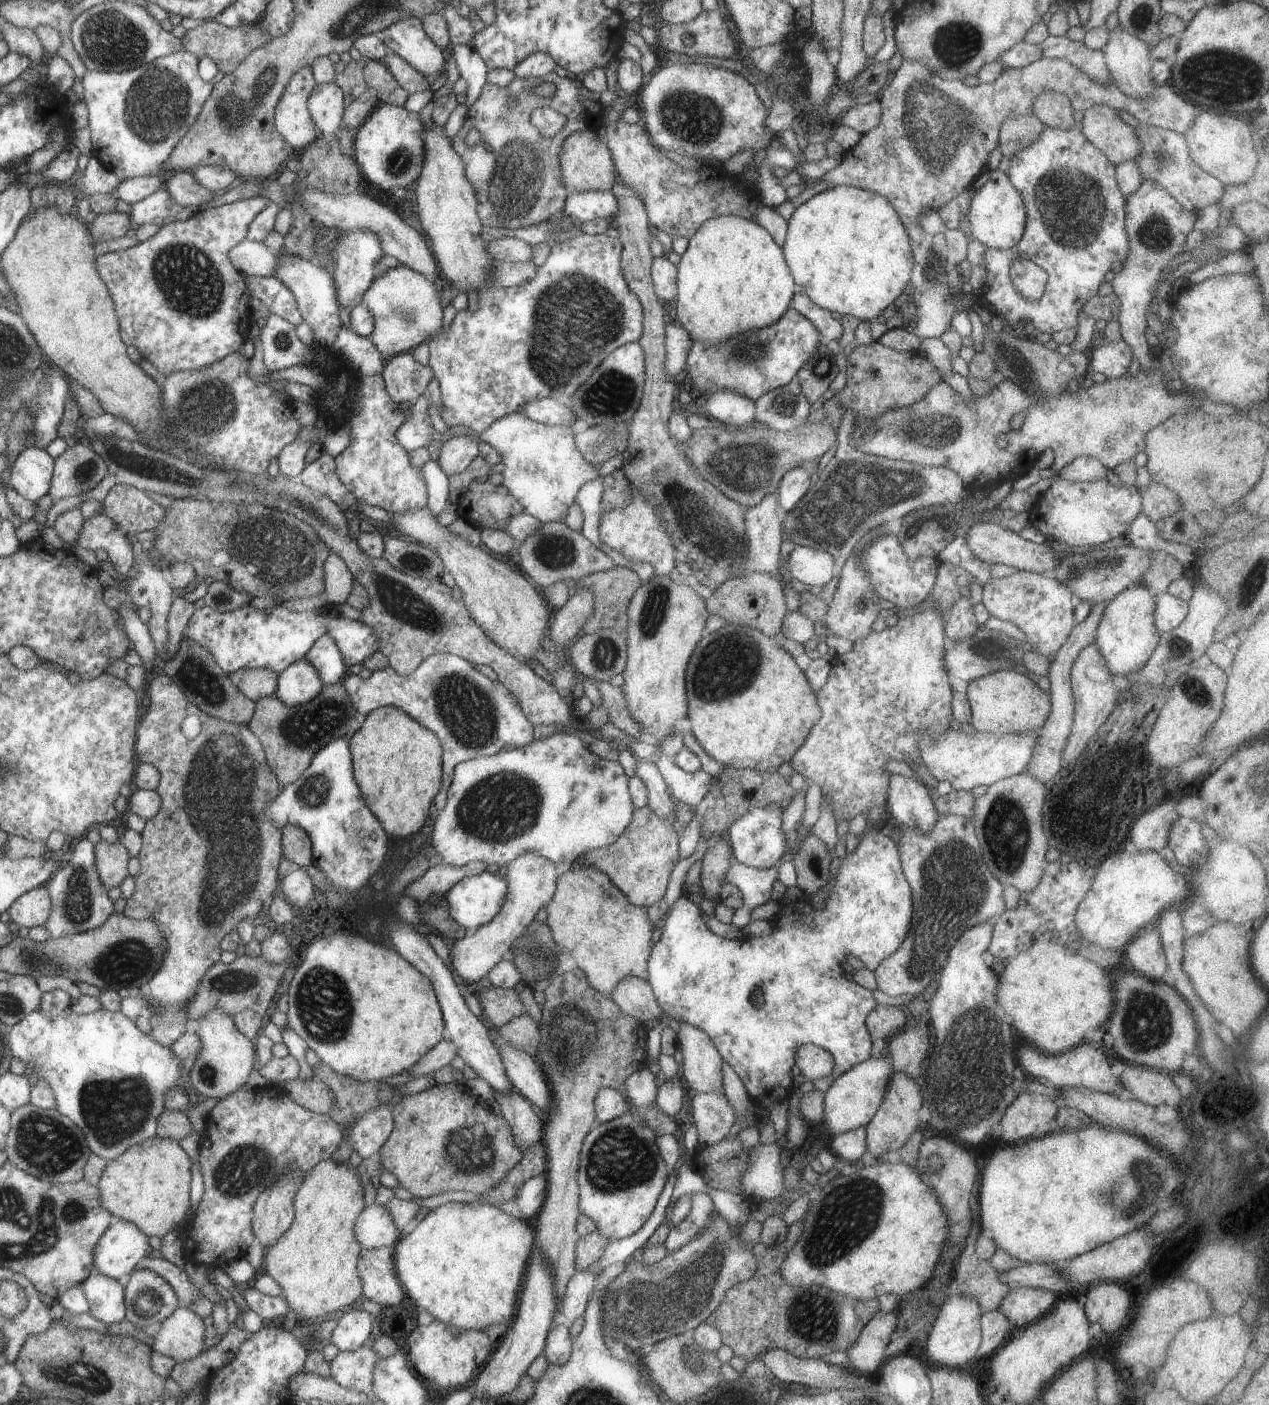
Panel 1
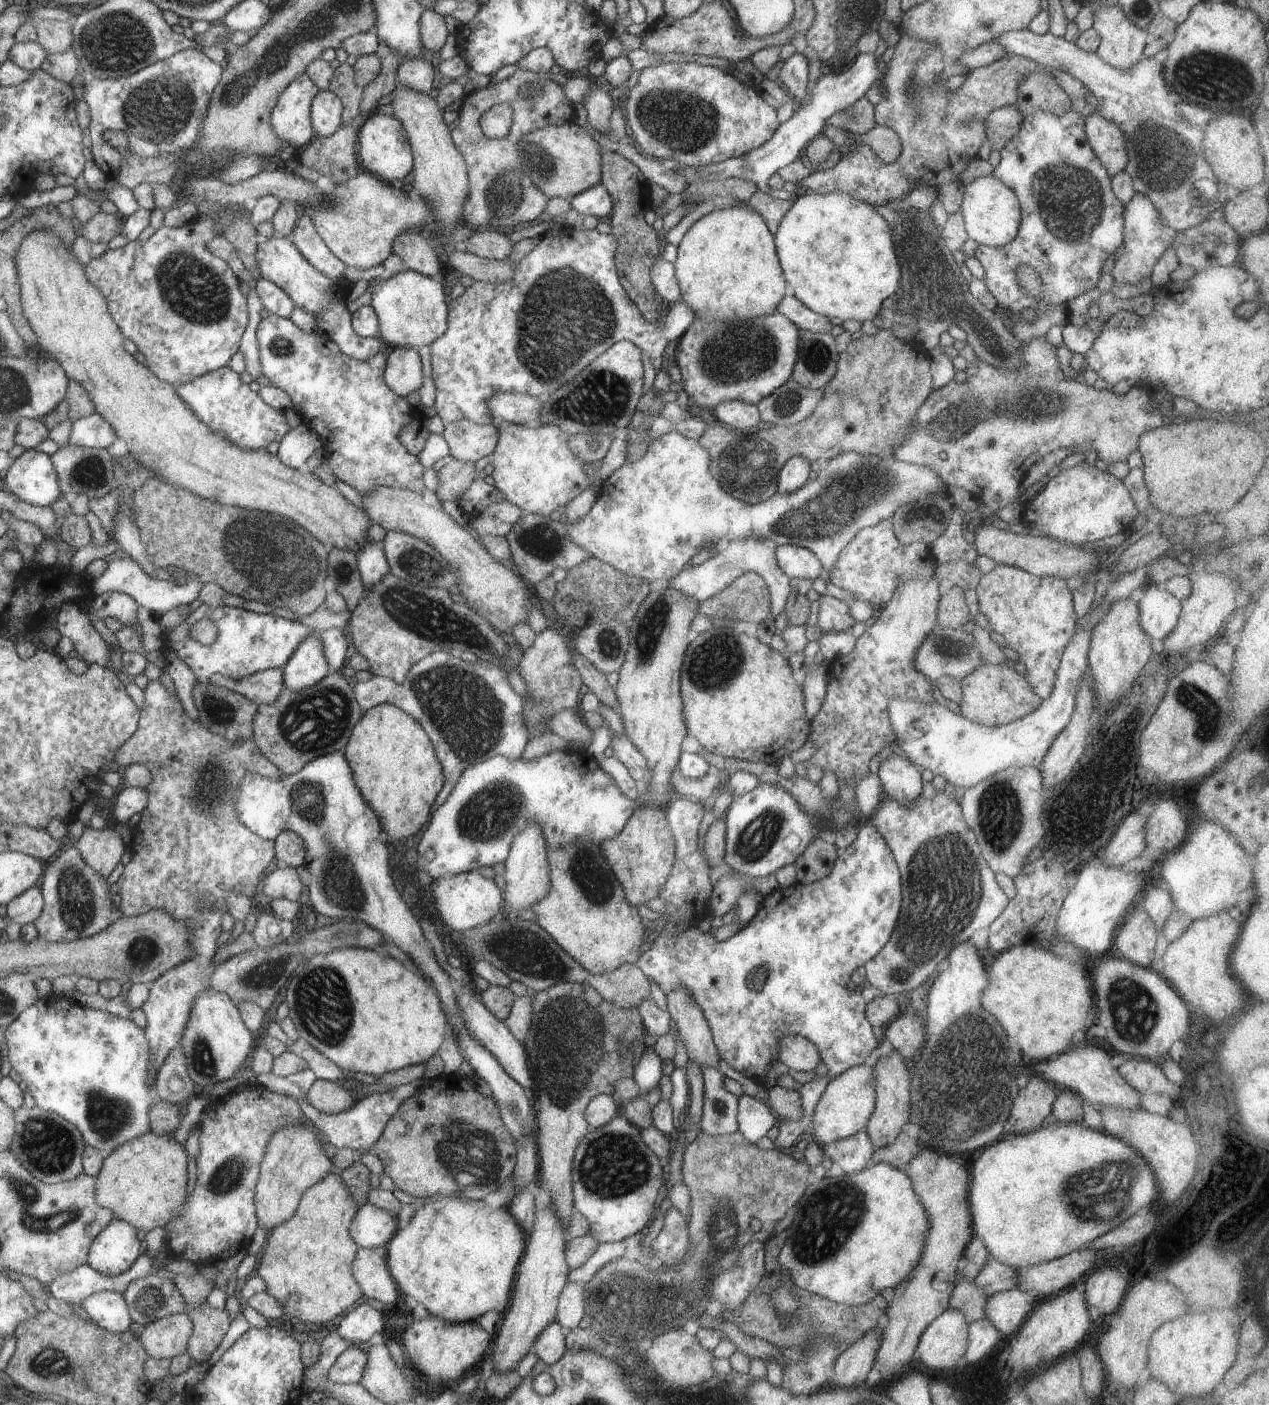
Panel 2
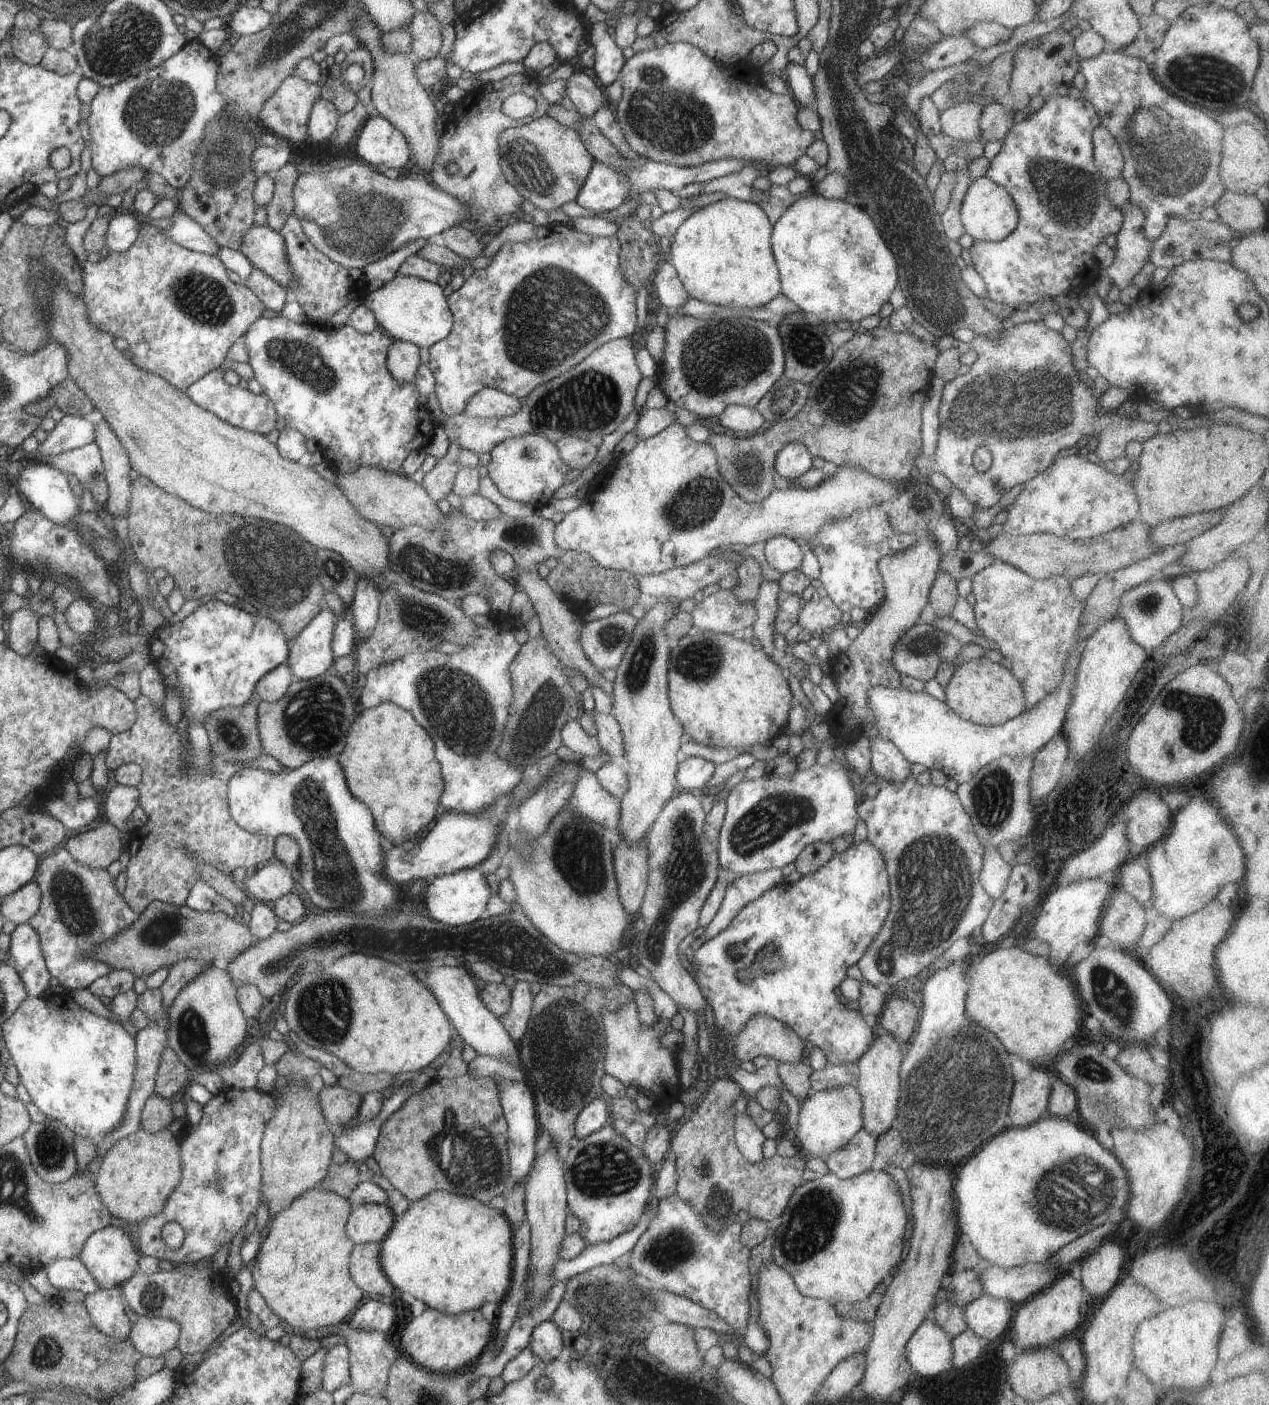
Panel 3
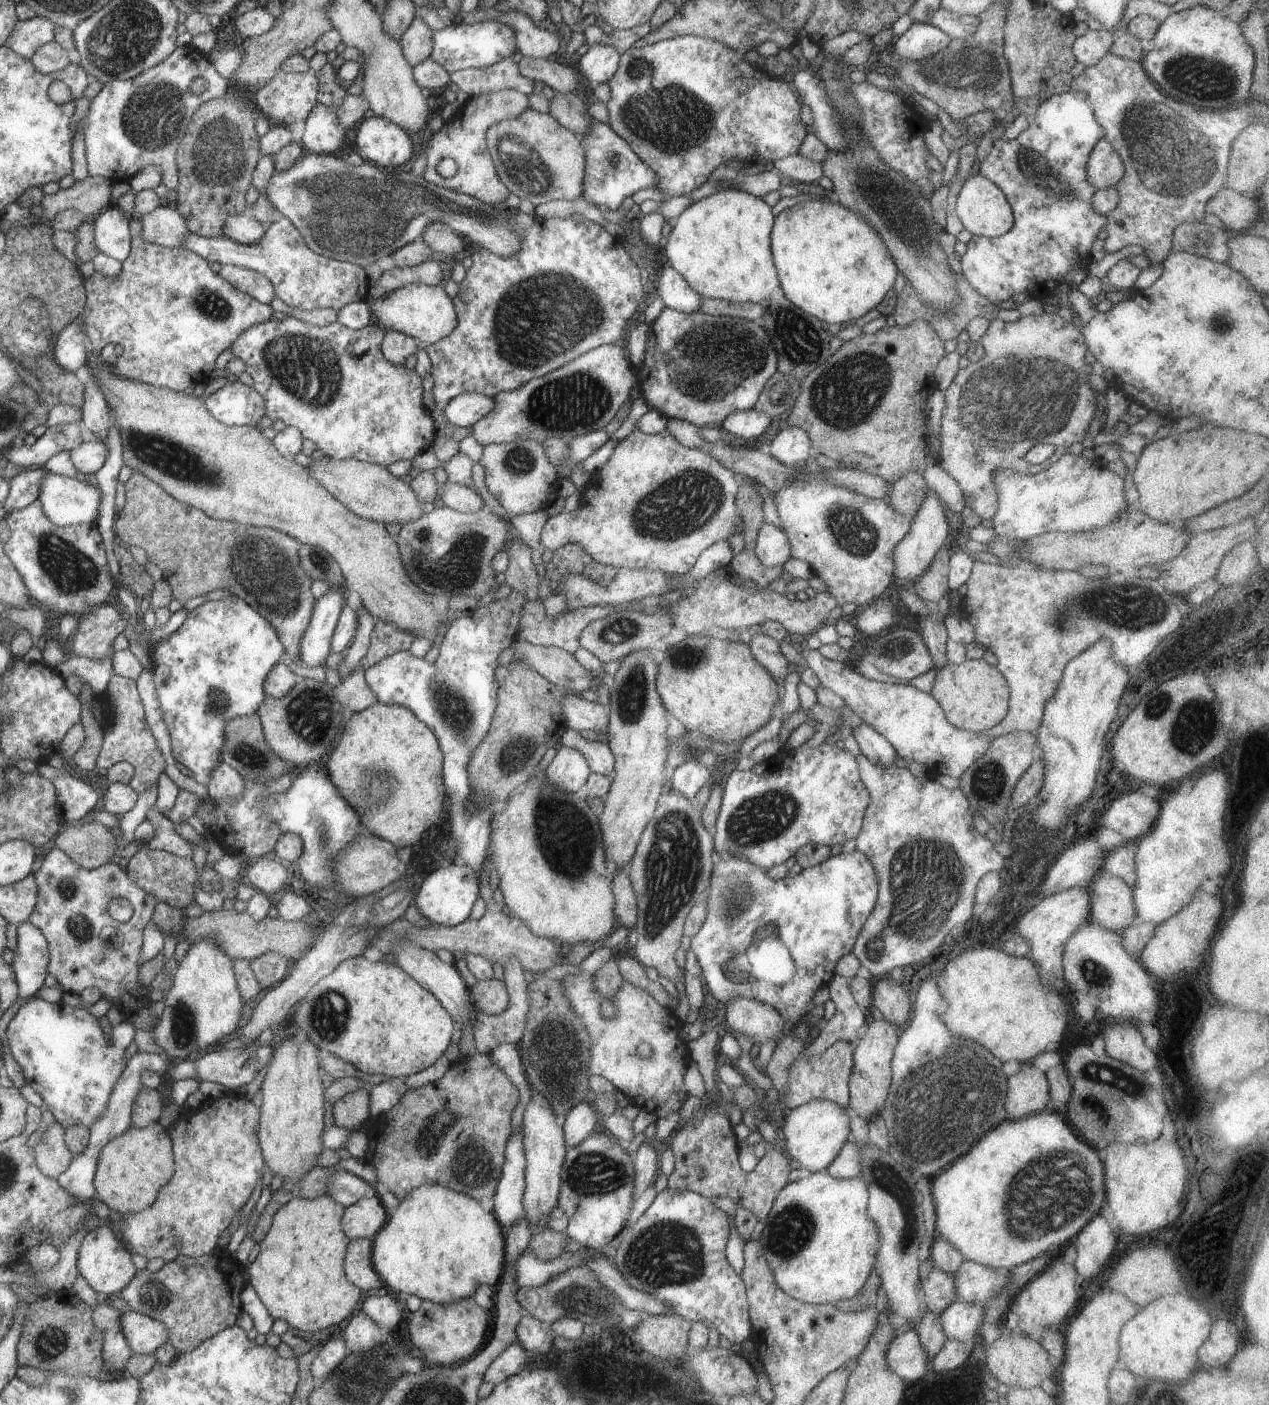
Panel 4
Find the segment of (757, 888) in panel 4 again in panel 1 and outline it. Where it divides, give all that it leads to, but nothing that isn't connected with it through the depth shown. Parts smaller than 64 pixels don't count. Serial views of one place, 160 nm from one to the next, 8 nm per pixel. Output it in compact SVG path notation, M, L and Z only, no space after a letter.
M870 827L866 834L861 837L858 846L850 853L842 858L840 867L833 880L834 886L829 892L828 898L825 900L825 907L817 909L808 900L800 900L800 902L780 903L778 913L771 919L772 932L768 936L762 937L742 937L734 940L732 938L721 938L710 931L707 924L707 919L704 917L700 908L693 904L689 899L681 896L672 906L670 906L668 915L660 924L662 936L660 940L653 946L650 959L648 960L646 970L648 972L647 982L653 989L654 997L661 1011L666 1012L670 1018L678 1022L686 1022L691 1026L696 1026L700 1030L704 1030L725 1062L728 1062L744 1084L746 1091L750 1094L750 1098L757 1106L762 1106L769 1112L776 1102L789 1099L789 1096L794 1092L794 1078L791 1076L791 1070L794 1064L794 1056L796 1056L796 1048L804 1044L812 1044L826 1050L828 1054L834 1058L834 1076L841 1075L854 1066L861 1064L868 1058L871 1058L871 1050L874 1046L870 1032L868 1032L865 1021L868 1014L876 1008L877 1003L874 999L872 990L864 989L854 981L844 978L845 971L843 964L848 962L848 958L859 958L866 969L874 971L878 968L878 964L888 958L890 954L894 954L904 938L910 932L910 924L912 924L912 914L914 914L914 906L912 906L912 892L908 882L903 874L901 866L901 857L896 844L892 841L885 828Z

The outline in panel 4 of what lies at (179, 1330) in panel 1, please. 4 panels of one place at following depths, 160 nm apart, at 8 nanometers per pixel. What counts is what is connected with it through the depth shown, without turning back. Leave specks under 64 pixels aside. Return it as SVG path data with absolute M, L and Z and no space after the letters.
M128 1310L120 1316L120 1328L133 1353L154 1354L170 1341L167 1327L147 1315Z

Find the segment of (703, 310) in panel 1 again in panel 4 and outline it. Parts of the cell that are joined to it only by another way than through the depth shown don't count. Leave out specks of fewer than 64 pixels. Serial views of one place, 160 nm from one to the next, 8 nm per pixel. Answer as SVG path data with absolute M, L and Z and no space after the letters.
M739 189L720 190L720 192L712 194L712 196L706 196L706 198L702 198L702 200L695 201L672 222L673 228L668 236L668 243L663 248L664 256L668 258L668 264L670 264L671 268L674 268L674 270L676 270L676 272L690 284L690 287L704 298L723 299L724 301L730 302L763 304L770 298L770 294L772 294L774 288L778 288L780 285L771 252L771 233L774 220L775 215L772 213L772 208L768 206L761 197L753 196L752 194L740 191Z

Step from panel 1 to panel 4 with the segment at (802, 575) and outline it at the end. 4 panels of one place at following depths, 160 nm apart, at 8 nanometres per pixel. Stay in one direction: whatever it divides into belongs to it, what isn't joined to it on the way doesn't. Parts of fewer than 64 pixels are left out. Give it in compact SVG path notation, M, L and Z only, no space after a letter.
M762 524L756 534L754 552L763 566L783 566L791 559L790 542L782 529L773 524Z

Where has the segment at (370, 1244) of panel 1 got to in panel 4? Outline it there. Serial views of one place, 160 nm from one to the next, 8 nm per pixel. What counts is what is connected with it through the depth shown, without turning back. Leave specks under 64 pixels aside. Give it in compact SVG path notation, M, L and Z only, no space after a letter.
M376 1196L360 1198L359 1202L346 1206L343 1215L342 1228L347 1238L374 1239L386 1224L386 1210Z

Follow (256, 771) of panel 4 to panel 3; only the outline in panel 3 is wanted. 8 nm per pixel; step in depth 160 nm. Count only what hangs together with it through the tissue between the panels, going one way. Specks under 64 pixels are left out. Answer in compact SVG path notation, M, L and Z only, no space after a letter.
M252 699L246 706L222 708L212 712L206 718L204 729L208 732L214 755L224 758L226 762L242 762L244 764L244 762L258 758L263 753L259 736L258 704L258 699Z

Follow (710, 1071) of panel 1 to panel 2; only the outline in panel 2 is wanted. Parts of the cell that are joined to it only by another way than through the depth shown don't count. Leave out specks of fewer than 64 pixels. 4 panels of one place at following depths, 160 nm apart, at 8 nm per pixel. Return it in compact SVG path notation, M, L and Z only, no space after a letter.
M676 988L665 995L668 998L667 1010L676 1022L676 1033L686 1047L688 1059L700 1069L706 1066L718 1069L720 1056L704 1012L694 996L686 988Z

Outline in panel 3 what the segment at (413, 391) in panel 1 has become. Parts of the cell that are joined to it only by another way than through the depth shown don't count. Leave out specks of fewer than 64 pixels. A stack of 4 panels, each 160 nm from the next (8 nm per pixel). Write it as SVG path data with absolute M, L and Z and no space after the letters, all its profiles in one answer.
M395 340L387 353L387 368L398 382L415 382L416 372L421 365L420 348L410 342Z

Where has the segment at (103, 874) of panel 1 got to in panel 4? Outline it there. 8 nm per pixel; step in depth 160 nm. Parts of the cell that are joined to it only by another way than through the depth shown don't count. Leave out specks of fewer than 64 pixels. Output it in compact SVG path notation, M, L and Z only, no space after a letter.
M91 819L65 822L53 842L56 848L87 870L110 863L110 858L118 850L116 836L108 832L106 826Z

